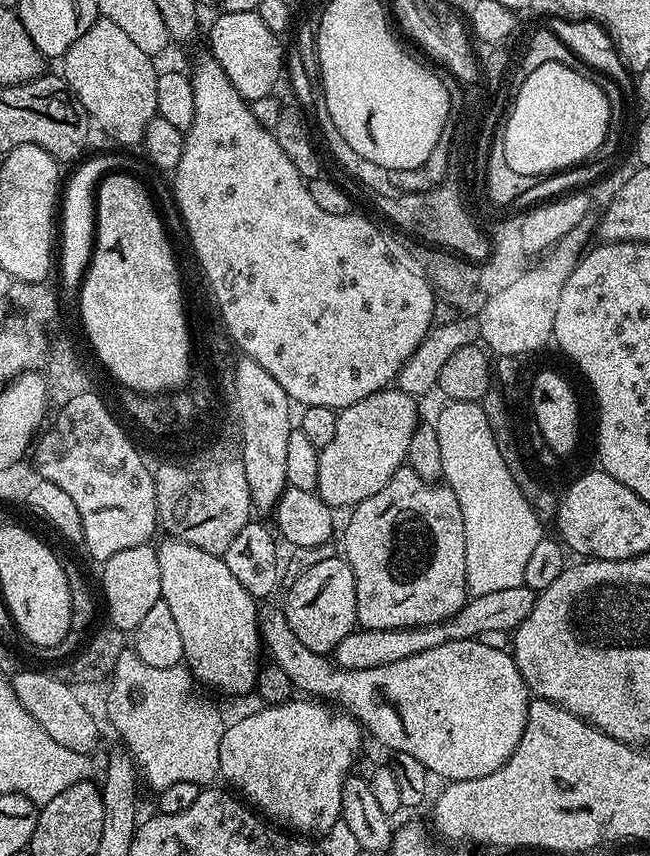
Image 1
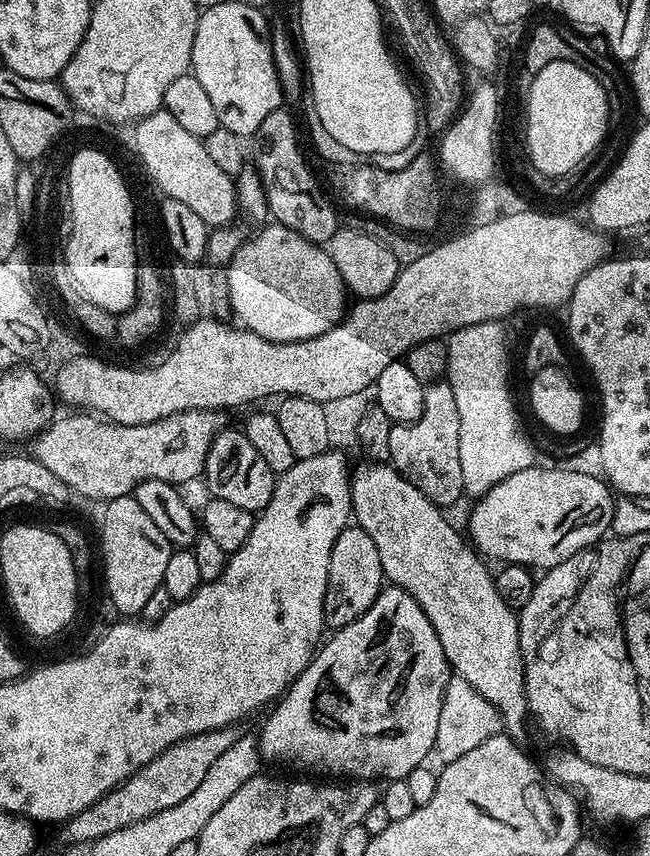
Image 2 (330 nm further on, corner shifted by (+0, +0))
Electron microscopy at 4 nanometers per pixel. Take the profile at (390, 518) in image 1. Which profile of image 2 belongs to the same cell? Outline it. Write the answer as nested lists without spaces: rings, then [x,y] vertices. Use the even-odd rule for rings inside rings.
[[[441,378],[424,389],[422,414],[409,424],[393,424],[390,430],[388,460],[397,472],[418,486],[426,498],[441,506],[456,504],[465,495],[462,478],[462,458],[458,454],[460,423],[458,402],[447,379]]]

